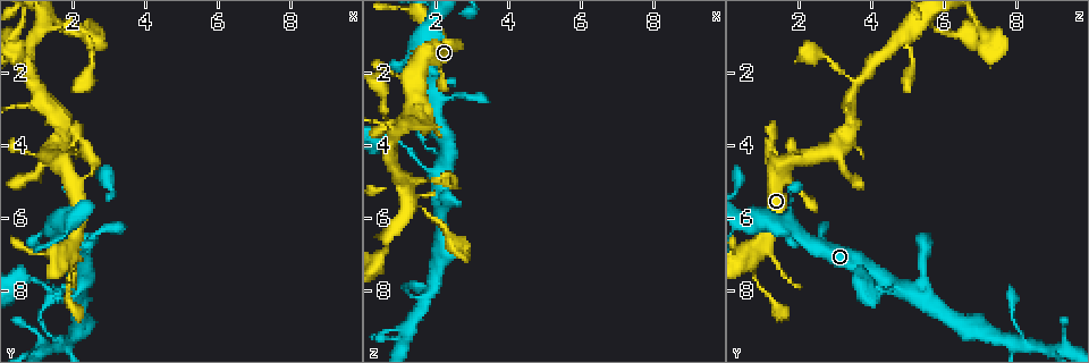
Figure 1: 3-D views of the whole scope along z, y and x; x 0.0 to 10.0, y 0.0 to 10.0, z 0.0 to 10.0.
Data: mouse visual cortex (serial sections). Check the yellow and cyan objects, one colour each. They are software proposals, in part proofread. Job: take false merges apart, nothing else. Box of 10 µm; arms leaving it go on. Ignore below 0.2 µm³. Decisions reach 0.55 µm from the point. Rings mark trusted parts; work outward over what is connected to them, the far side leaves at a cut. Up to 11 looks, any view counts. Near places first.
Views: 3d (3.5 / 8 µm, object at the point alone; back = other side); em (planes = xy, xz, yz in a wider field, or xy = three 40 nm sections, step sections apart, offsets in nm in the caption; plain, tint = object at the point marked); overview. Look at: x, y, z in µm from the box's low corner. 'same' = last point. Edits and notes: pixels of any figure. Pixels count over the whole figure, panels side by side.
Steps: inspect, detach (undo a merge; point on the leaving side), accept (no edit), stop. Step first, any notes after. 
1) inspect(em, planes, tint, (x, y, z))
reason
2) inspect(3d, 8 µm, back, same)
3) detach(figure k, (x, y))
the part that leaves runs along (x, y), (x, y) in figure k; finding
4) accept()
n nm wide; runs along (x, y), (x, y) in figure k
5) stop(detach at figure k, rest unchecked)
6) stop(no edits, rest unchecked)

inspect(3d, 3.5 µm, (2.20, 7.95, 4.70))
branch point

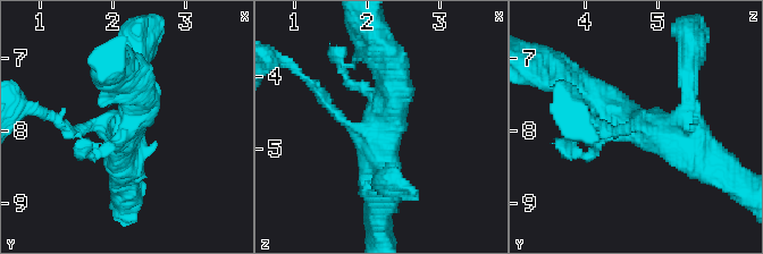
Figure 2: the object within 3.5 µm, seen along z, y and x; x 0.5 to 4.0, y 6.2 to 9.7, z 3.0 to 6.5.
inspect(em, xy, step 5, tint, (2.15, 7.95, 4.75))
now the EM

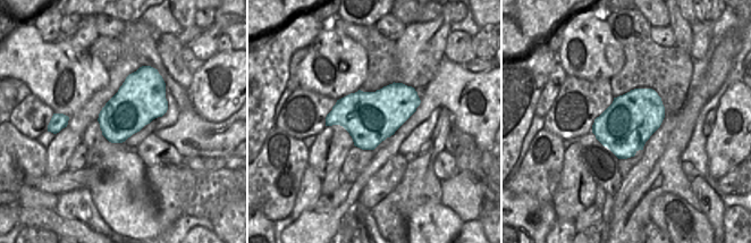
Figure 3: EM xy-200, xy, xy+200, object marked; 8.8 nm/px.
accept()
runs along (580, 84), (623, 123), (702, 154) in figure 2; all the same cell

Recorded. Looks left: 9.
inspect(3d, 8 µm, (0.75, 7.60, 3.75))
abrupt turn

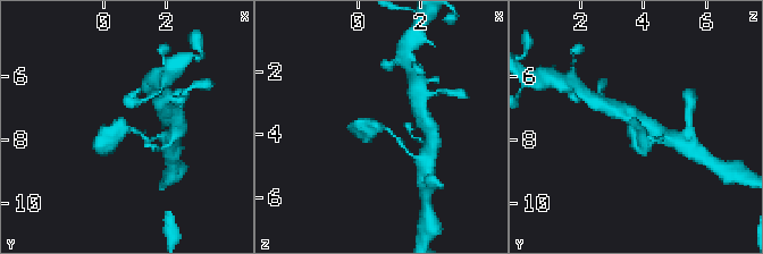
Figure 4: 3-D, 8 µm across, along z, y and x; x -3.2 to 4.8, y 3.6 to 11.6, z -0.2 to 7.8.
inspect(3d, 3.5 µm, same)

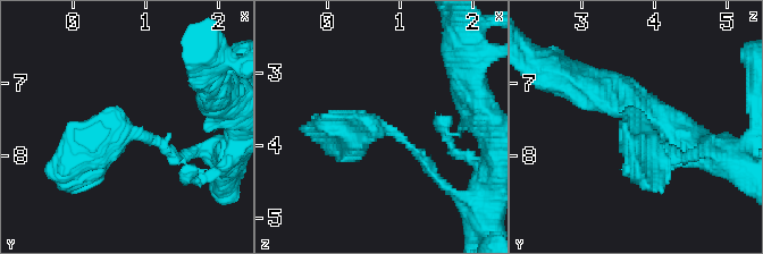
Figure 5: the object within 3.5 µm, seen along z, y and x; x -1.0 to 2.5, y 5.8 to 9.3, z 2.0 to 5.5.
inspect(em, xy, step 2, tint, (0.65, 7.65, 3.80))
arms of 150, 350 nm

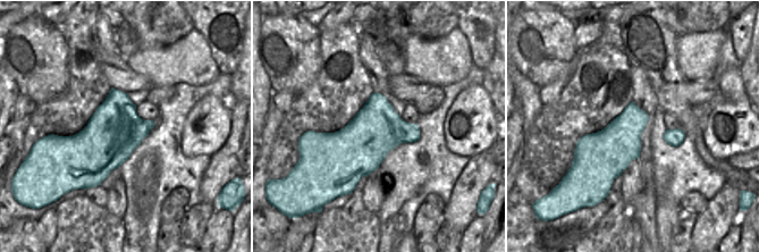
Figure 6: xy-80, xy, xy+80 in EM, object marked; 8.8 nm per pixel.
accept()
runs along (175, 159), (154, 141), (119, 130), (74, 186) in figure 5; one cell here

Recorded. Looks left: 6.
inspect(3d, 3.5 µm, (0.95, 2.35, 3.65))
thick turns thin

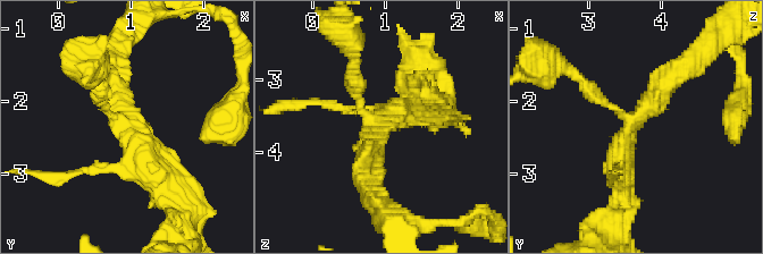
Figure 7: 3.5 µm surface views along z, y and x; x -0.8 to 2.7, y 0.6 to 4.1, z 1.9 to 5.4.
inspect(em, xy, step 5, tint, (0.90, 2.30, 3.70))
3 arms; arms of 150, 300, 350 nm; now the EM

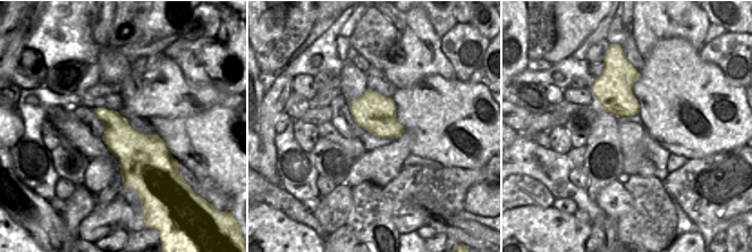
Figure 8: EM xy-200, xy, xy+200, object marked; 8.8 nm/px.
inspect(em, xy, step 3, tint, same)

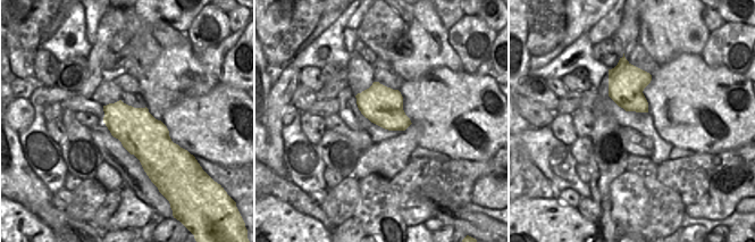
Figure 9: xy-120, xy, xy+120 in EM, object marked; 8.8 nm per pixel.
accept()
runs along (621, 180), (627, 132), (686, 66) in figure 7; one cell here

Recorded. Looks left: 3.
inspect(3d, 3.5 µm, (1.80, 0.85, 5.90))
sudden change in width

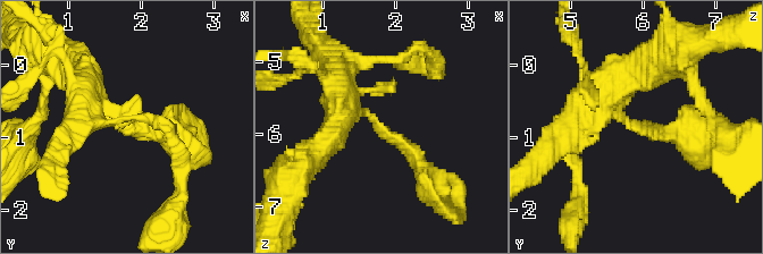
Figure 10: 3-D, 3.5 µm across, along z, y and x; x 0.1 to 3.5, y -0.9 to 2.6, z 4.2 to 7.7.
inspect(em, planes, tint, (1.80, 0.85, 5.90))
now the EM

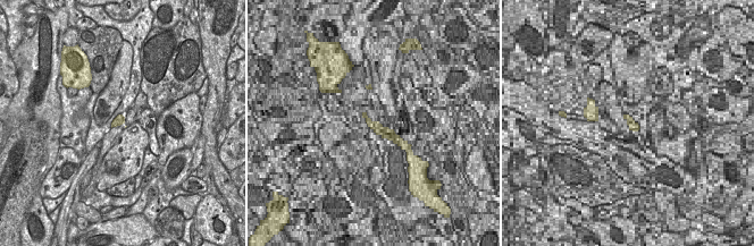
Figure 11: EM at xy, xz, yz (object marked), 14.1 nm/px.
accept()
140 nm wide; runs along (340, 81), (340, 94), (430, 179) in figure 10; all the same cell

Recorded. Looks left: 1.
stop(no edits, rest unchecked)

